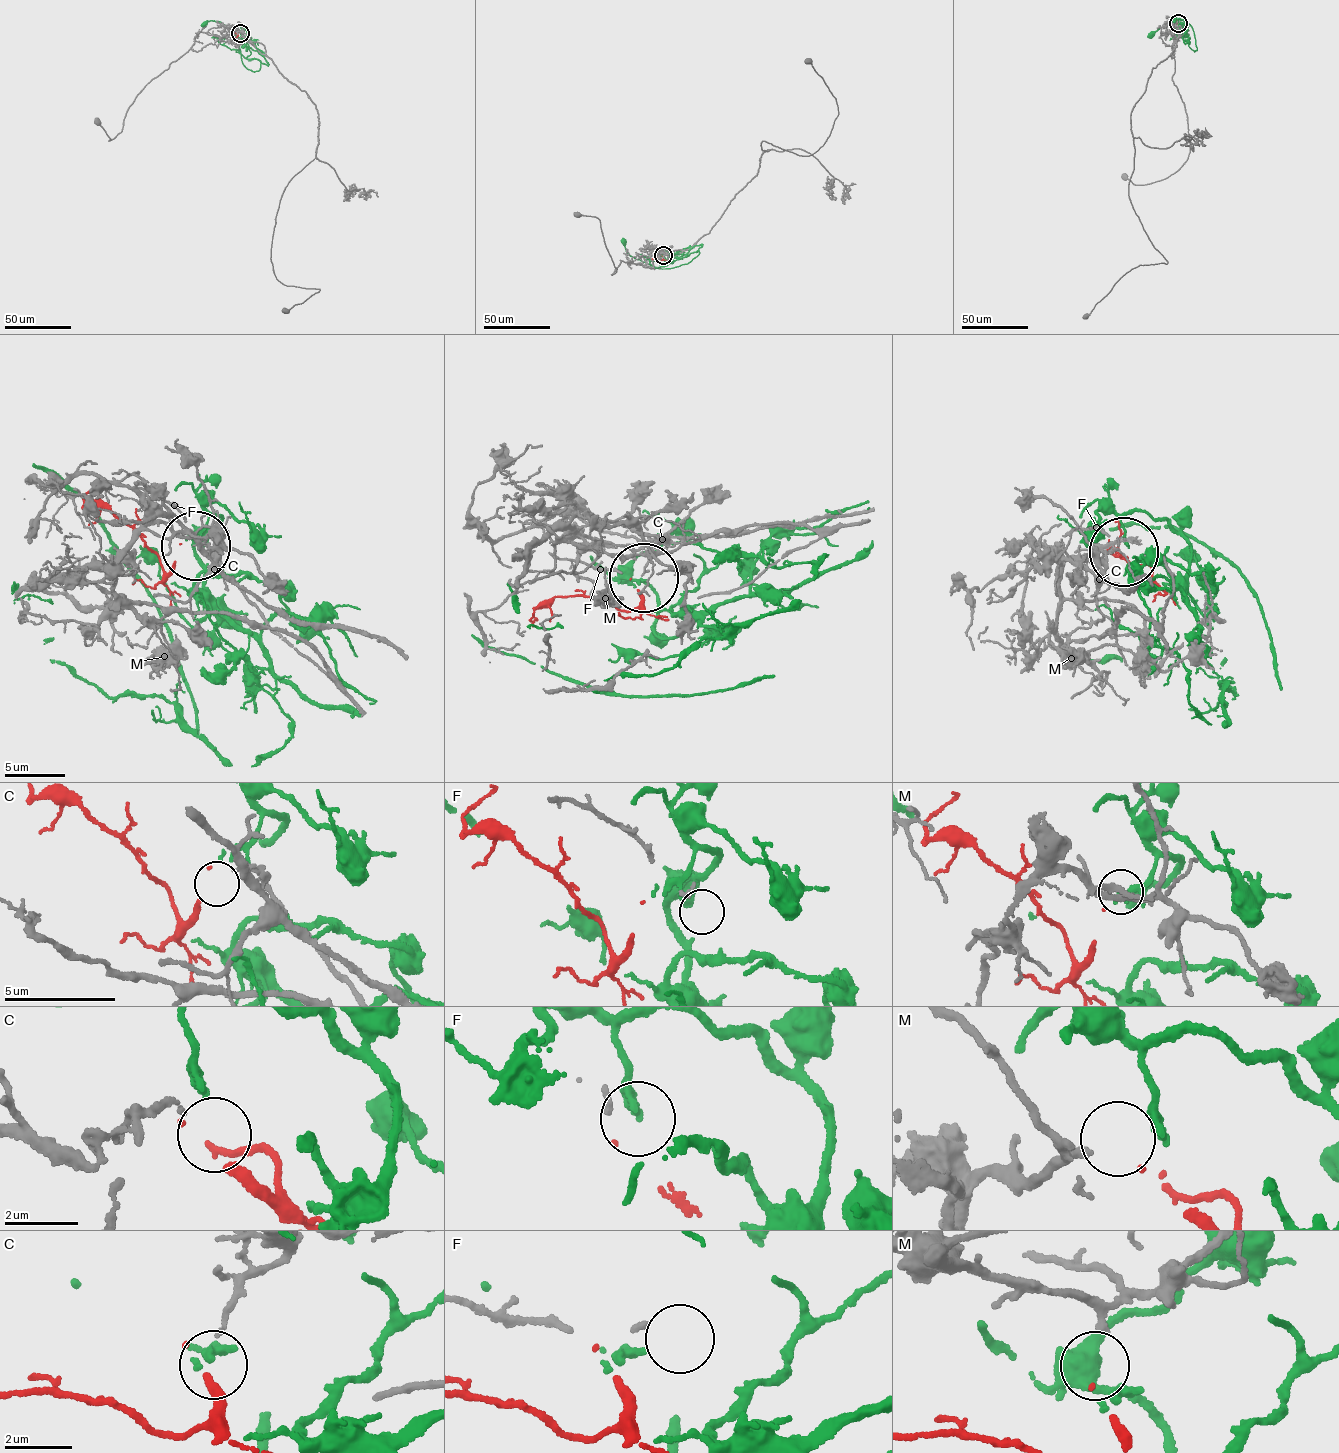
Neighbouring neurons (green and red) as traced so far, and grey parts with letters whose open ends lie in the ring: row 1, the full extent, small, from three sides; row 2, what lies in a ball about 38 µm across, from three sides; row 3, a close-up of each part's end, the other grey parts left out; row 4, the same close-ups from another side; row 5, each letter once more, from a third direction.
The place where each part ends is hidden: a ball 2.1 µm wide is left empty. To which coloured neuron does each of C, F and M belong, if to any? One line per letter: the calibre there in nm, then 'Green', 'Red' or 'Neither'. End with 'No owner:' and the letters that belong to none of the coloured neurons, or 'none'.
C: Thickness 130 nm. Red
F: Thickness 180 nm. Neither
M: Thickness 200 nm. Neither
No owner: F, M

